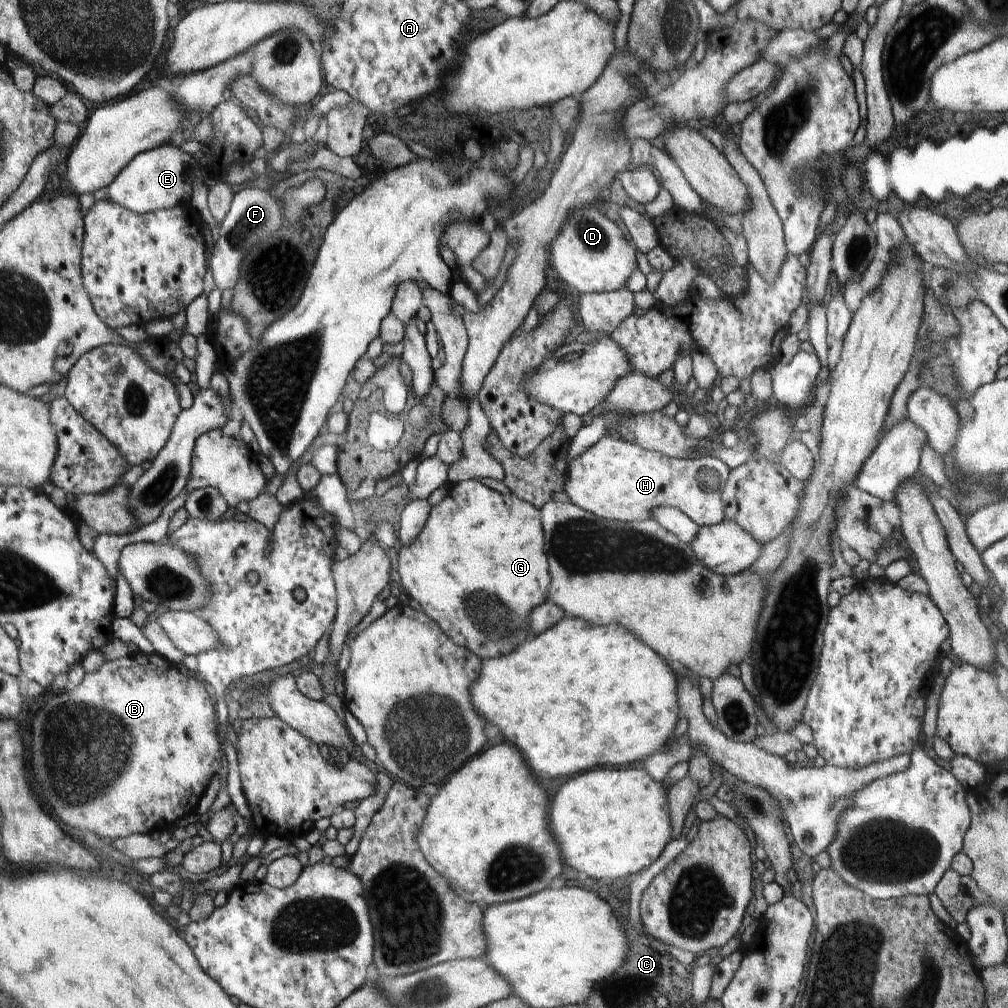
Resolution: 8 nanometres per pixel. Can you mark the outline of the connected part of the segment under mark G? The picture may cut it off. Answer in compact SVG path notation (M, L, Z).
M476 479L454 483L450 485L446 498L432 506L422 532L408 544L402 544L402 548L398 550L398 557L398 573L402 582L400 588L403 591L398 597L399 604L409 606L411 599L416 600L416 602L420 603L422 611L427 616L430 616L430 619L434 620L435 624L438 624L438 627L450 640L454 640L458 646L468 648L470 652L474 652L478 659L484 658L486 660L486 658L507 656L510 652L514 652L514 648L518 644L524 644L526 640L533 638L532 630L528 628L528 624L530 624L530 610L548 601L548 588L550 587L551 579L545 552L540 509L534 508L532 504L520 500L514 494L500 494L496 490L491 490Z

